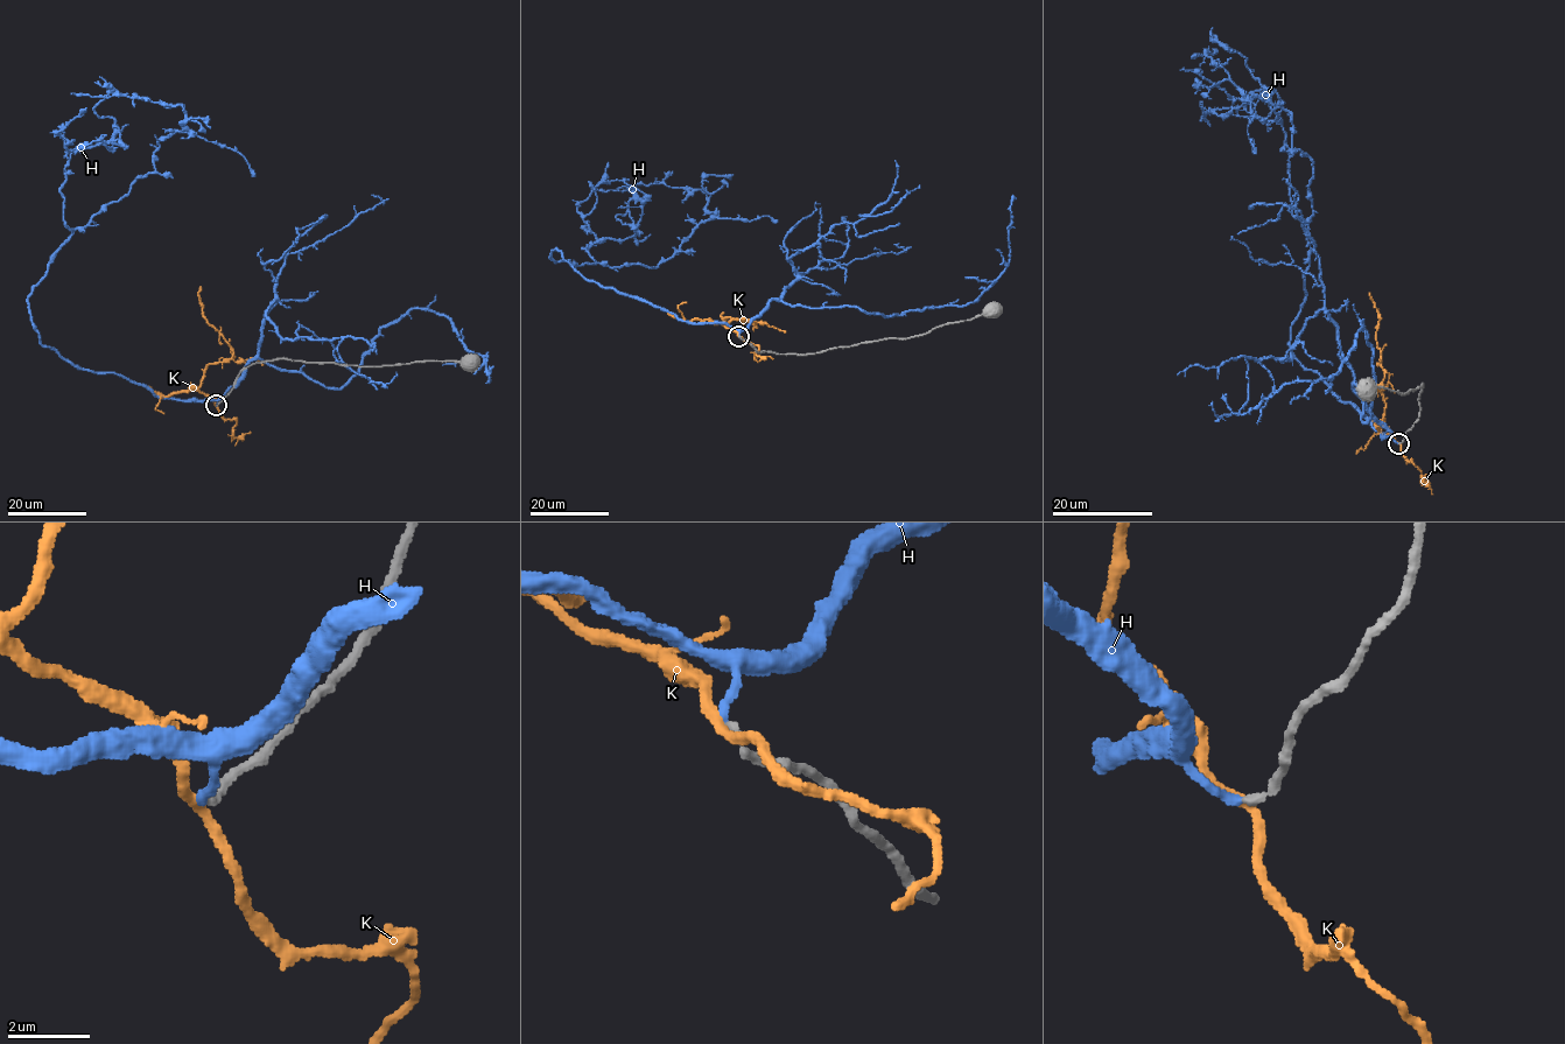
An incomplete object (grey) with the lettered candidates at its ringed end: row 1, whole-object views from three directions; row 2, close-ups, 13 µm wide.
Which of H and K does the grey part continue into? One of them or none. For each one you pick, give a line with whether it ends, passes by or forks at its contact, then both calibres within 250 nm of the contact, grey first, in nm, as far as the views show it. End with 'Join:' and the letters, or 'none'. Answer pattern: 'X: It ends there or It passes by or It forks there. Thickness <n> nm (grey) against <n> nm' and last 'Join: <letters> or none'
H: It ends there. Thickness 220 nm (grey) against 200 nm
Join: H

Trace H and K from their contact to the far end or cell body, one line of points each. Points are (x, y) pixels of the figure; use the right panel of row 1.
H: (1398, 442), (1290, 347), (1305, 296), (1312, 161), (1292, 146), (1288, 111), (1246, 97), (1212, 50)
K: (1399, 442), (1382, 424), (1384, 399), (1378, 391), (1383, 371), (1376, 333), (1378, 314), (1368, 293)

